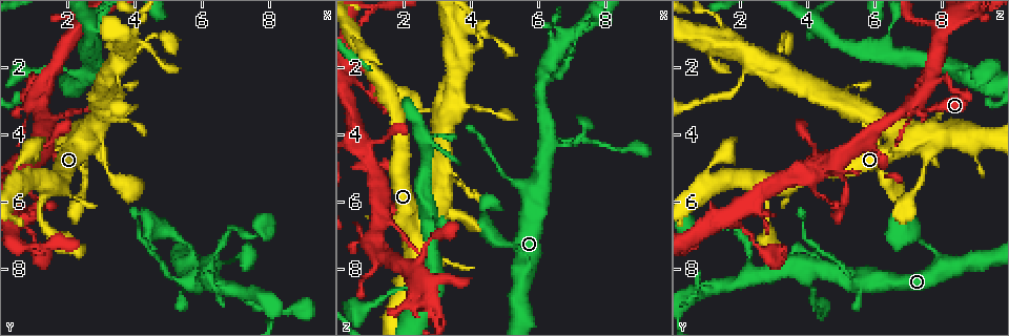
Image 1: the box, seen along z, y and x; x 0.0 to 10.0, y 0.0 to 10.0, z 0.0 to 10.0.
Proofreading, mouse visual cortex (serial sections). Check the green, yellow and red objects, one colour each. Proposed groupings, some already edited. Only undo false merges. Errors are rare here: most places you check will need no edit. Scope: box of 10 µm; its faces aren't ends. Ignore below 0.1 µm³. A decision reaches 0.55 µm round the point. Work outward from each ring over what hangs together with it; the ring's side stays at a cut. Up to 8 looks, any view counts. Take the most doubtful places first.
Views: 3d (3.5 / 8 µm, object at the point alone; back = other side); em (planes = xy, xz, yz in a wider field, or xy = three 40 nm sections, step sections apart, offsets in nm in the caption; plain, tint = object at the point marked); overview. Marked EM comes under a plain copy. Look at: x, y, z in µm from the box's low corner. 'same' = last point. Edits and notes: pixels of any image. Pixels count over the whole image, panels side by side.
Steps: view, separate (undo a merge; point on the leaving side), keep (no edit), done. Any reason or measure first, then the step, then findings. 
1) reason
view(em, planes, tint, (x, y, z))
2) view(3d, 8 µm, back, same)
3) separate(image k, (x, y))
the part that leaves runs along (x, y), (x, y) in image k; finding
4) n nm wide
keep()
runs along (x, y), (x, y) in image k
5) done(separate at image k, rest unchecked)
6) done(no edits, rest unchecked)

view(3d, 8 µm, back, (1.55, 3.45, 6.60))

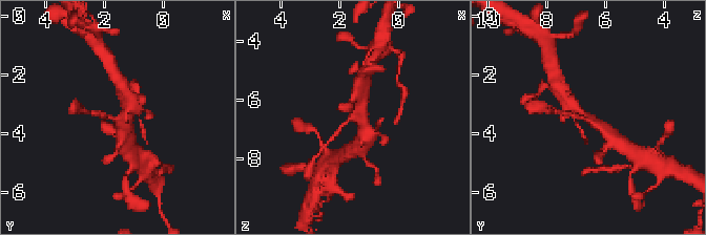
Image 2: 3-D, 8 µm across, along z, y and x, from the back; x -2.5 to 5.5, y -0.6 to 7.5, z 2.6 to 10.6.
shape alone is not enough
view(em, xy, step 2, tint, same)

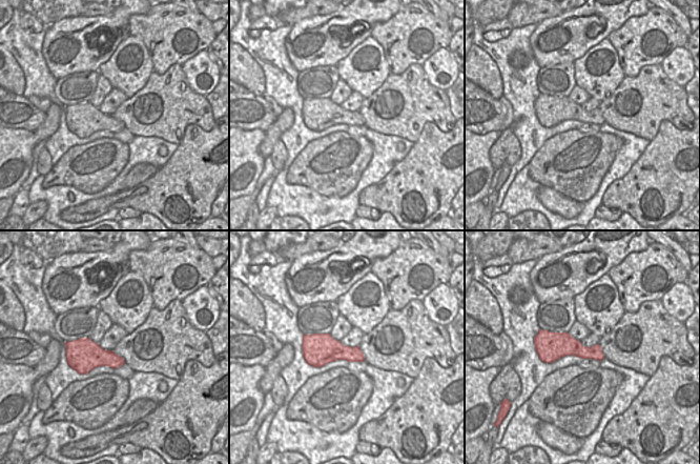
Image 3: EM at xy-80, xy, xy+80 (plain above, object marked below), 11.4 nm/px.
300 nm wide
keep()
runs along (332, 137), (359, 113), (358, 95) in image 2; one cell here

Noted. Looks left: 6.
two arms in line, one across
view(3d, 3.5 µm, (3.50, 2.15, 2.25))

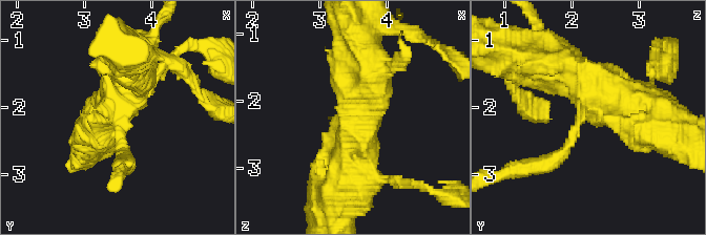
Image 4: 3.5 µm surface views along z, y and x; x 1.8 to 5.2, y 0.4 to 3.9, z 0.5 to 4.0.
now the EM
view(em, xy, step 3, tint, (3.50, 2.10, 2.20))

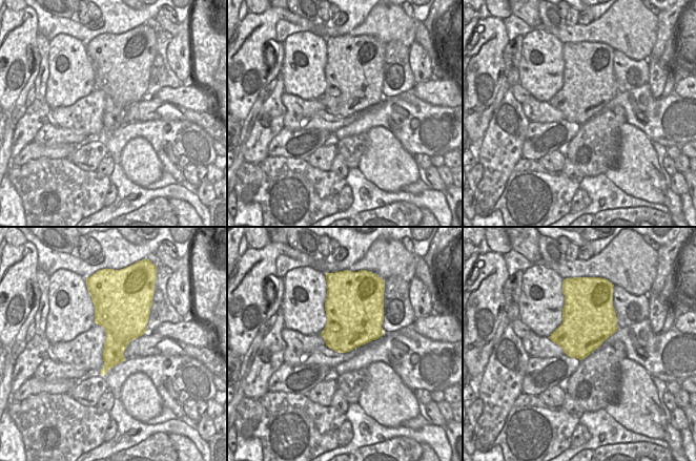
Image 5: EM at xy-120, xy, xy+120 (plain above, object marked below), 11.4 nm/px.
3 arms; arms of 150, 600, 600 nm
keep()
runs along (661, 116), (543, 61) in image 4; continuous, no second cell

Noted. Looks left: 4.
four-way junction
view(3d, 3.5 µm, (6.30, 7.90, 4.30))

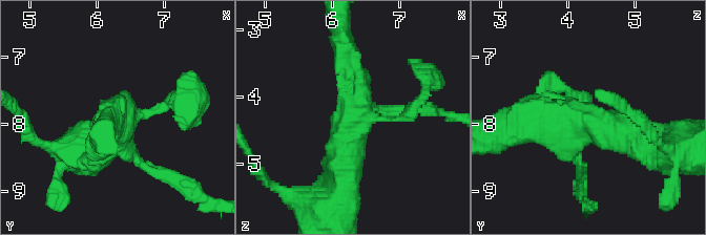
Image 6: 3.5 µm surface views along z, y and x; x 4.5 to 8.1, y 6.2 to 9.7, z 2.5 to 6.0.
shape alone is not enough
view(em, xy, step 3, tint, (6.30, 7.95, 4.30))

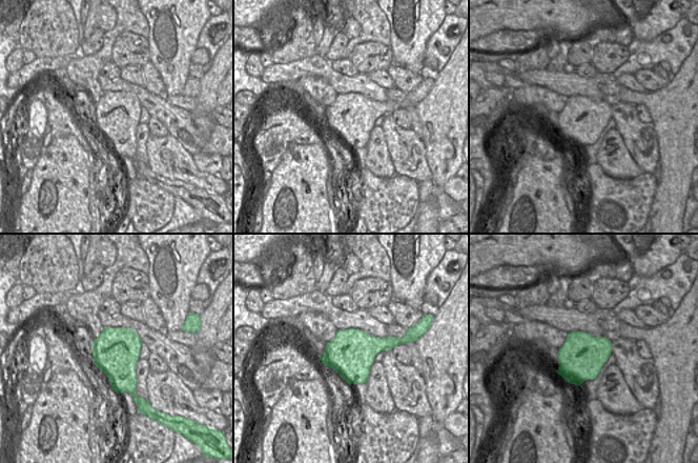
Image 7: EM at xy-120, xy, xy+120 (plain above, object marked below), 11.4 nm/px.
arms of 100, 150, 400, 500 nm
keep()
runs along (647, 140), (575, 113), (521, 126) in image 6; one cell here

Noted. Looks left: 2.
done(no edits, rest unchecked)

